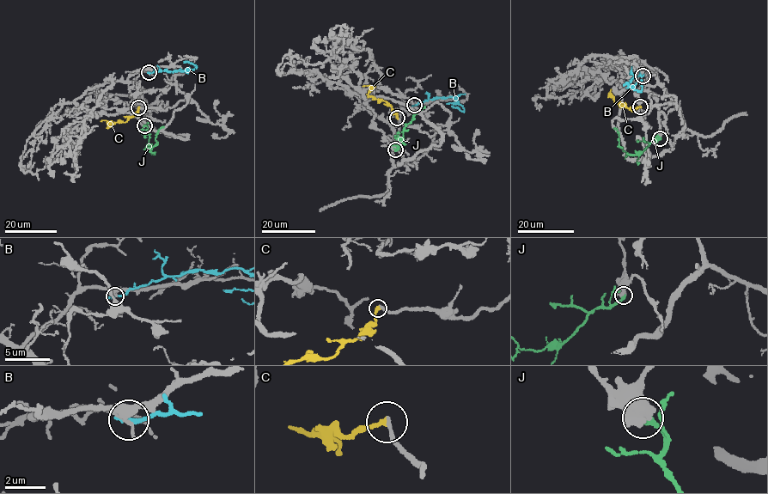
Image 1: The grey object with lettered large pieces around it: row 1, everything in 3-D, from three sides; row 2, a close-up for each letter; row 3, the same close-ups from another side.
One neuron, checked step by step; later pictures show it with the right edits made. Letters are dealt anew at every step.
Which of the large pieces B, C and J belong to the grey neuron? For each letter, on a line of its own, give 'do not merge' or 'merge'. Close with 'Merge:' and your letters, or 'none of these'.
B: do not merge
C: merge
J: do not merge
Merge: C

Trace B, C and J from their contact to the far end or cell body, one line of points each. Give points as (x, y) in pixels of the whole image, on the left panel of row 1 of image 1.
B: (149, 72), (189, 71), (197, 67), (184, 62)
C: (138, 107), (137, 112), (125, 121), (118, 121), (107, 128), (106, 121), (100, 121)
J: (145, 125), (150, 151), (156, 144), (156, 134), (164, 126)

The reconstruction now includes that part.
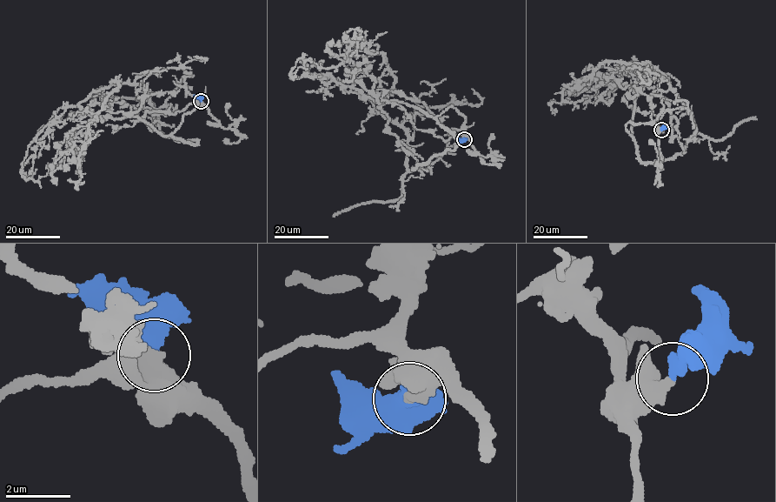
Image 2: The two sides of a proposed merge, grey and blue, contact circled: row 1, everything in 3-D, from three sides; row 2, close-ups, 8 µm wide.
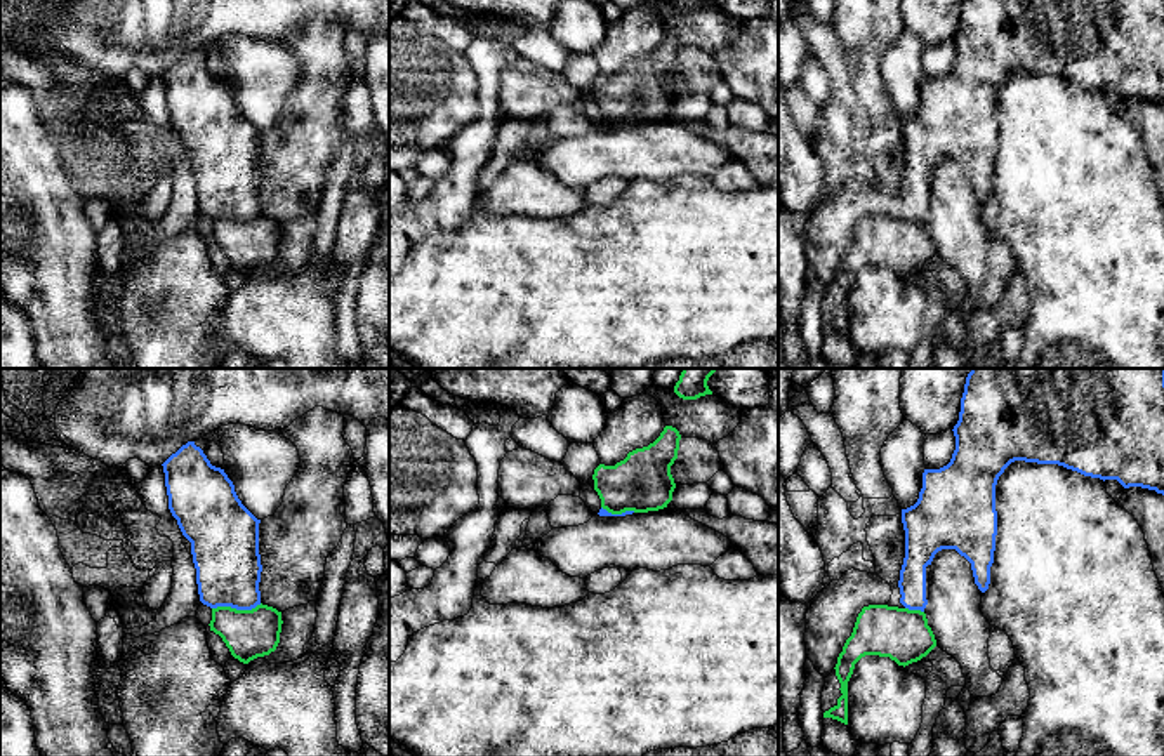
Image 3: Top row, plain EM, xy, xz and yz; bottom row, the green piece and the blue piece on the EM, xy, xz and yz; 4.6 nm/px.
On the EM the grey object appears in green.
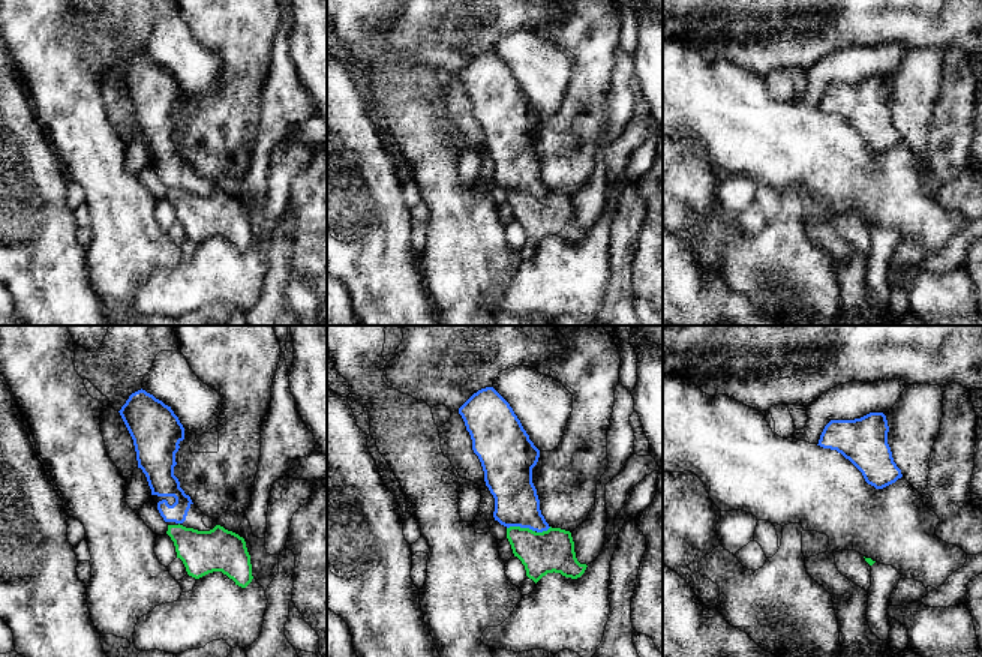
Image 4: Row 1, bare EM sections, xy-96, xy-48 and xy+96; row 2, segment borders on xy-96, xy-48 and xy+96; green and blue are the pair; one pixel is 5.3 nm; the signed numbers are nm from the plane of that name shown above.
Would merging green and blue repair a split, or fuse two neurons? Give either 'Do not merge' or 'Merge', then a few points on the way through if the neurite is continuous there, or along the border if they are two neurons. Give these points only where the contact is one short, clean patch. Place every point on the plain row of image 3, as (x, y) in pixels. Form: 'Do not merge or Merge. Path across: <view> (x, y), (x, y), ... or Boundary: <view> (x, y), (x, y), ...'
Do not merge. Boundary: xy (261, 214), (251, 219), (212, 219)

